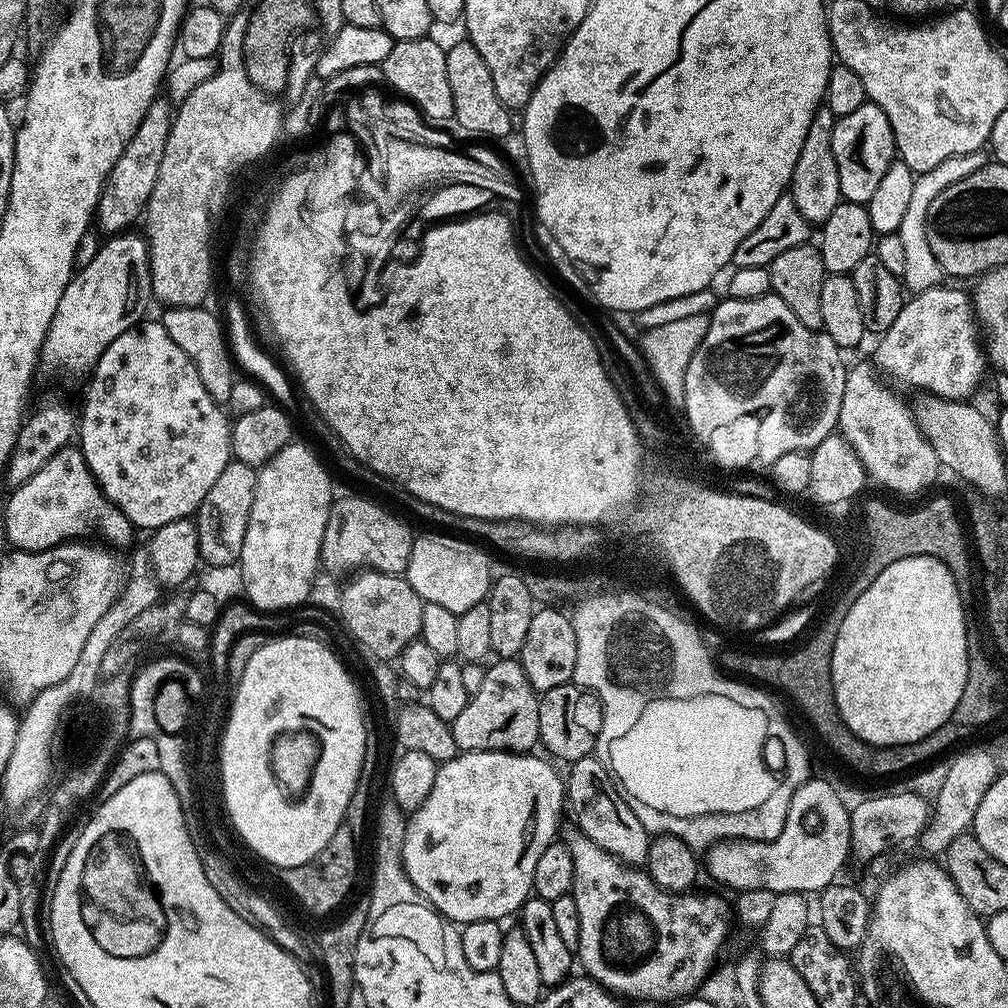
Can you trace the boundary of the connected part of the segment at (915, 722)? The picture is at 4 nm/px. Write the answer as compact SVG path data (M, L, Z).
M918 556L902 558L891 562L890 566L882 570L874 582L850 606L850 610L840 623L840 644L834 646L834 702L836 713L840 721L849 728L862 742L873 744L876 748L893 748L896 744L913 744L930 734L934 730L943 728L956 715L956 707L962 698L962 690L966 686L968 677L968 628L969 621L964 621L965 601L961 599L958 586L951 576L950 570L937 557Z

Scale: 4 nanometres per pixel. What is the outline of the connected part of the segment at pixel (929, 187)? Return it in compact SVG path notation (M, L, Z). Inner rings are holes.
M978 151L955 156L954 158L946 158L946 162L934 166L934 170L926 170L917 175L908 210L906 210L906 215L902 217L902 226L898 235L902 238L902 247L905 254L911 258L910 277L912 276L914 283L921 283L920 285L923 285L924 288L943 285L946 280L942 266L938 266L938 258L934 258L934 250L930 250L930 241L927 240L926 230L924 229L926 214L930 210L930 202L934 202L934 198L938 198L938 194L942 194L942 190L946 190L946 186L954 186L954 182L974 174L974 170L981 168L986 163L986 156L984 155L983 151ZM920 256L924 256L924 260Z

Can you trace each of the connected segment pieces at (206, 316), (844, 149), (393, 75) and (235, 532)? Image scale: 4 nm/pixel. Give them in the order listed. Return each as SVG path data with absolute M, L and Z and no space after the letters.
M203 306L199 308L168 308L162 316L162 323L166 326L166 334L174 338L174 342L190 362L194 362L194 370L198 370L198 378L202 378L202 386L221 406L227 405L230 390L234 390L238 379L237 369L234 367L233 355L228 347L225 336L225 325L215 311Z
M877 104L858 106L851 114L839 117L832 135L834 162L838 162L838 186L841 197L850 204L868 205L878 182L890 170L898 153L894 142L894 130L890 130L890 118L882 114Z
M432 39L395 41L390 54L386 54L380 63L380 69L384 71L383 83L389 84L387 87L409 104L416 105L429 121L451 121L454 117L454 94L450 94L450 78L446 78L446 48L443 43L440 45Z
M231 459L222 470L218 482L210 486L206 498L198 506L196 529L198 530L198 550L205 565L220 567L239 561L242 542L246 538L246 526L250 522L250 506L254 506L254 486L257 469L251 468L238 459Z

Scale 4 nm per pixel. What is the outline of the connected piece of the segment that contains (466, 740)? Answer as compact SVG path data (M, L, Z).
M500 658L495 662L487 665L482 686L469 695L466 710L450 722L454 742L460 752L531 753L532 747L540 744L538 693L530 686L519 659Z

